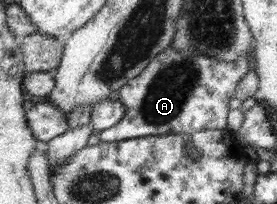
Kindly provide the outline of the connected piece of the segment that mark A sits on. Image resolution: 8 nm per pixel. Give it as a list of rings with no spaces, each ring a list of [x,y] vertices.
[[[170,47],[157,55],[146,71],[119,89],[119,100],[125,103],[127,114],[117,126],[100,132],[101,141],[227,129],[229,102],[235,98],[239,80],[249,71],[251,62],[246,57],[239,57],[237,62],[224,62],[209,55],[185,55]]]

